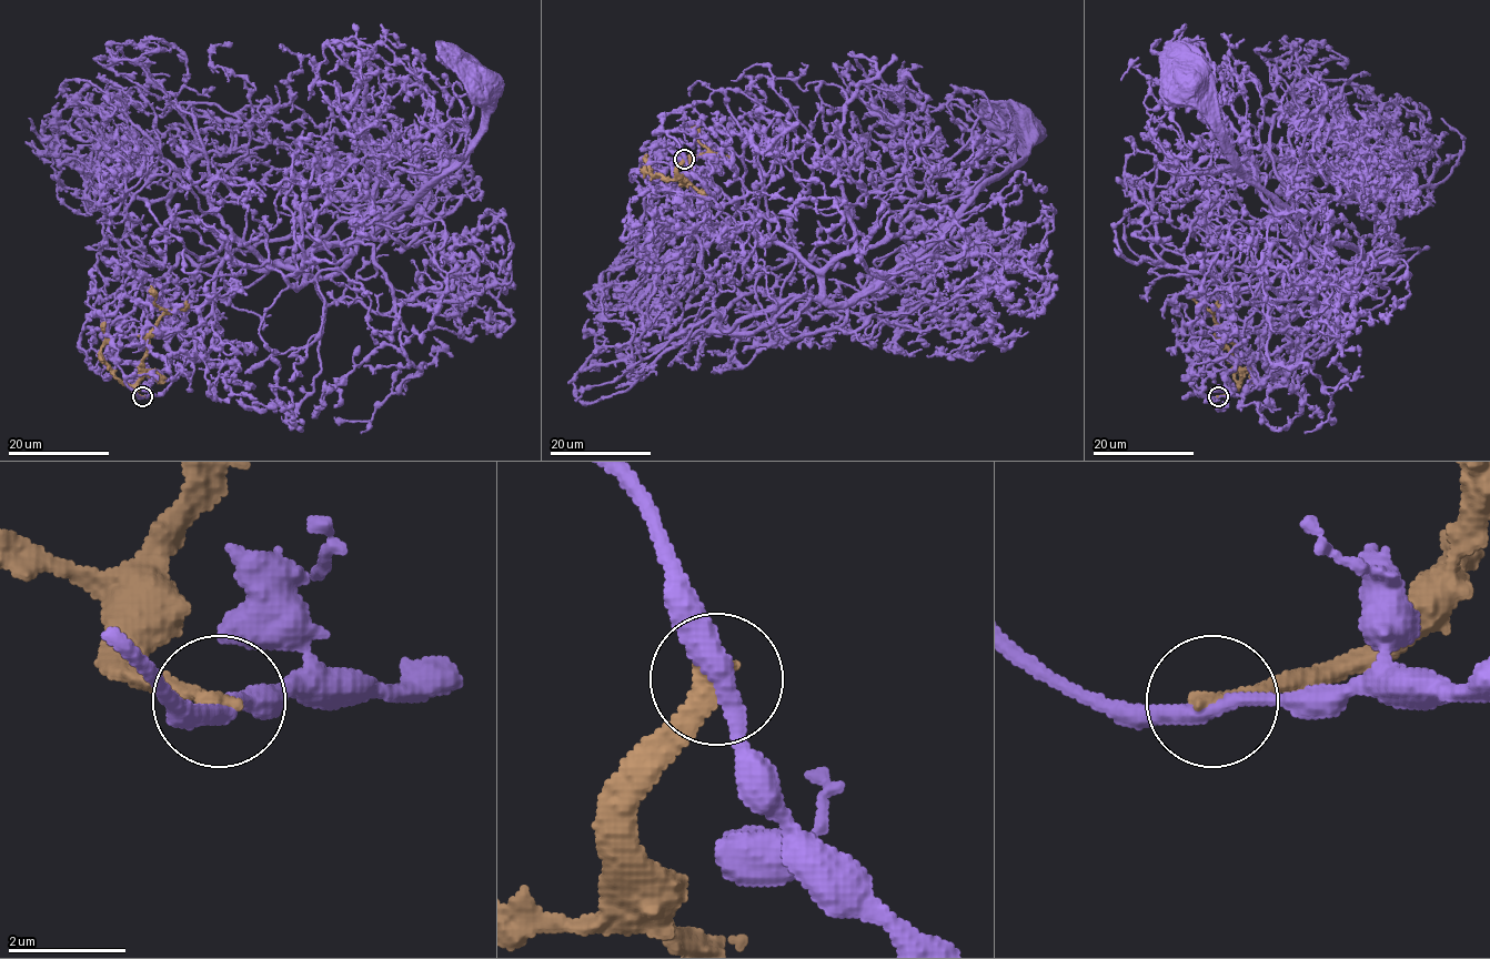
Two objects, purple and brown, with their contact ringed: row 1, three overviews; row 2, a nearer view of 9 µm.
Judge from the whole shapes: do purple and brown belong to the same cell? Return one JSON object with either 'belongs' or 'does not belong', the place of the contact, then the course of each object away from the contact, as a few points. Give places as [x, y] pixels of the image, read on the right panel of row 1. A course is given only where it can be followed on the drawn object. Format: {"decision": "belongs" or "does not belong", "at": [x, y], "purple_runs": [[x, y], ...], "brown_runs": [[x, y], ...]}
{"decision": "does not belong", "at": [1218, 396], "purple_runs": [[1218, 396], [1268, 375], [1266, 315], [1301, 279], [1302, 240], [1330, 262], [1362, 256], [1251, 179], [1183, 83]], "brown_runs": [[1218, 396], [1234, 390], [1240, 380], [1240, 367], [1218, 334], [1211, 311], [1198, 304], [1187, 286]]}

